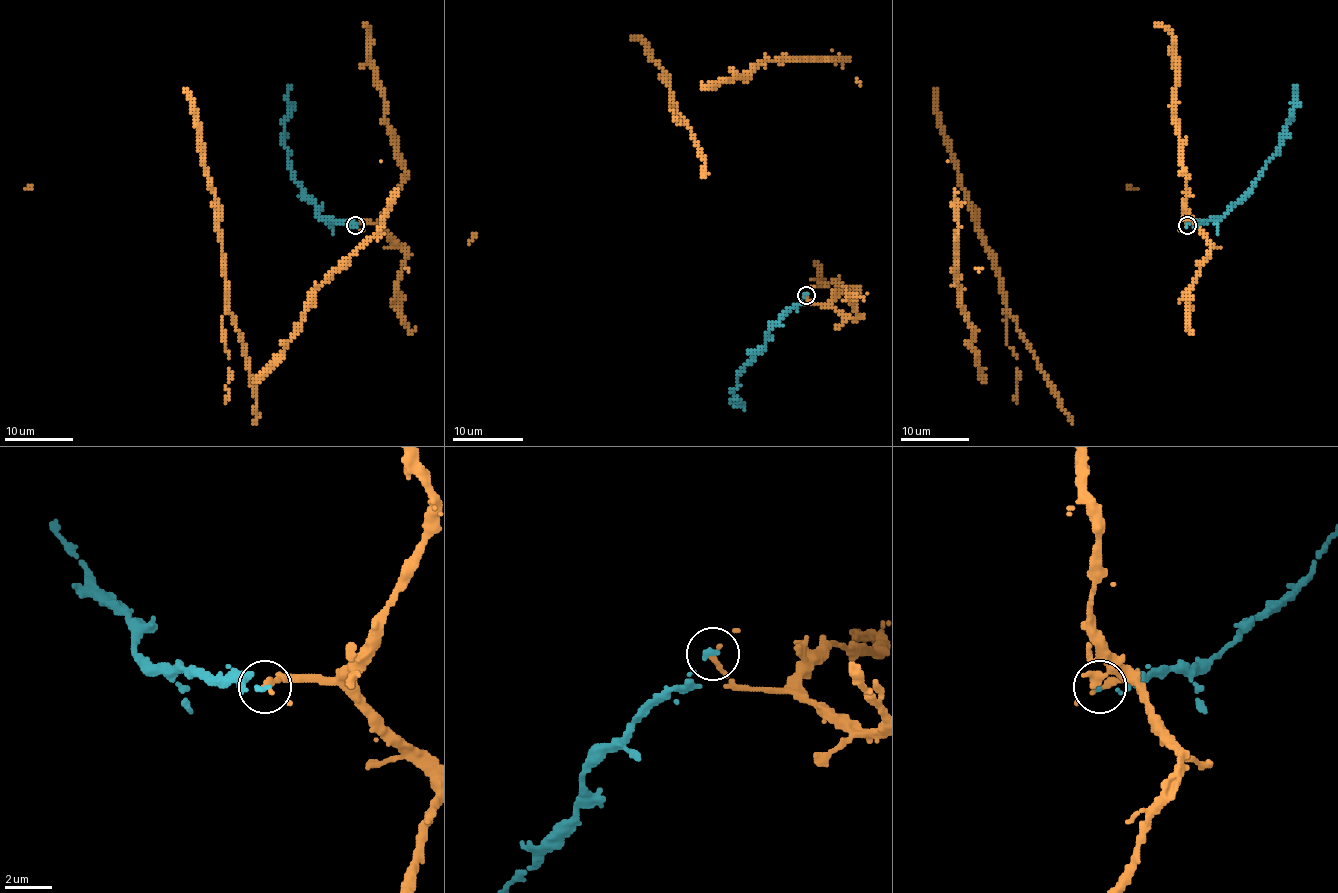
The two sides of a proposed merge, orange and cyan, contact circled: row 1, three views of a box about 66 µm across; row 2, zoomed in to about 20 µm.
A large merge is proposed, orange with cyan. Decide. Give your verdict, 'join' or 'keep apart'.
join

